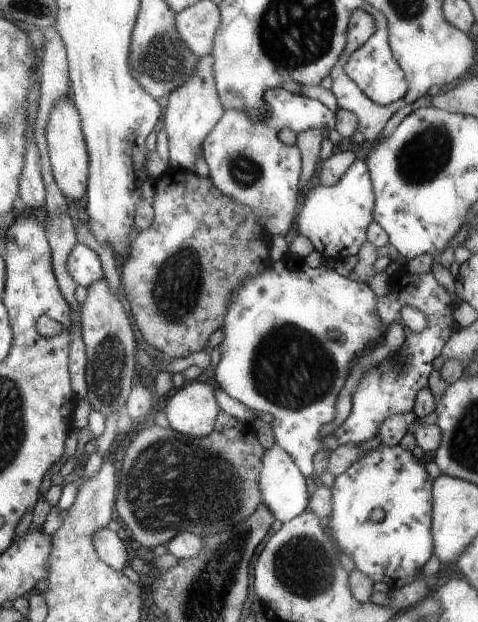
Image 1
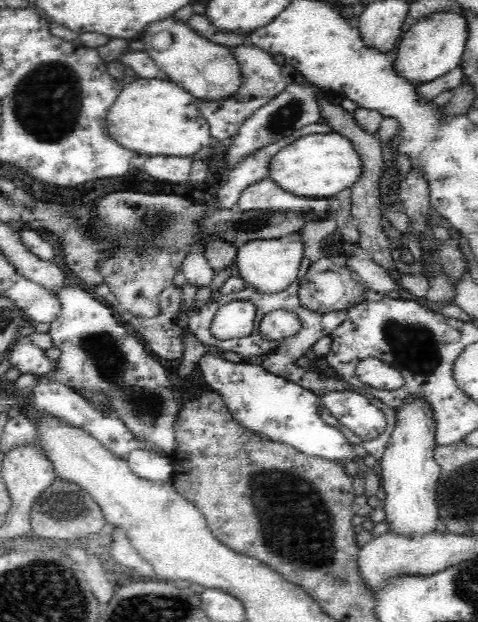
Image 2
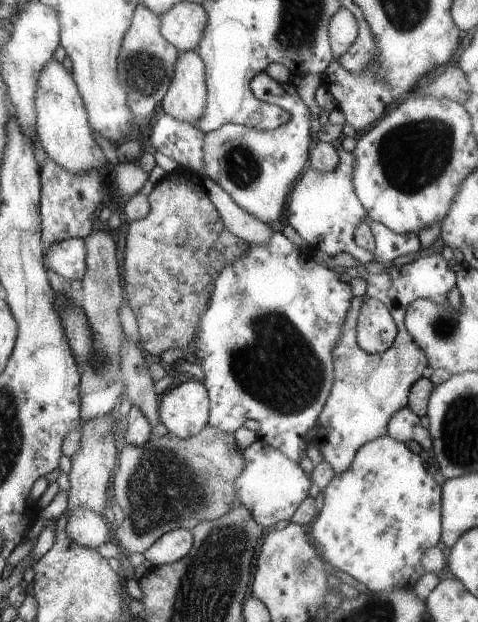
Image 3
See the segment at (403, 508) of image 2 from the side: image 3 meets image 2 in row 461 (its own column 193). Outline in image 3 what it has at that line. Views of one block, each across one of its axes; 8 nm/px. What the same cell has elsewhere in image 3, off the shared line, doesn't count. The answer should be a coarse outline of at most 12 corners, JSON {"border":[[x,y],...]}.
{"border":[[185,382],[161,400],[165,430],[187,440],[211,418],[205,384]]}

